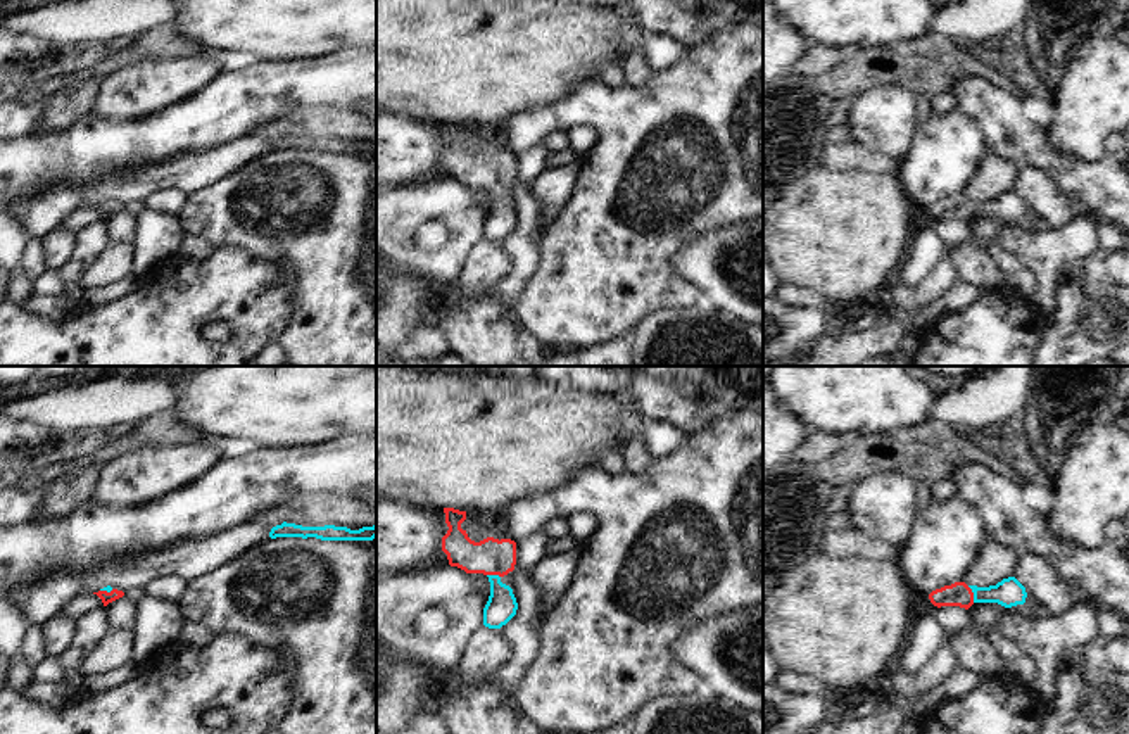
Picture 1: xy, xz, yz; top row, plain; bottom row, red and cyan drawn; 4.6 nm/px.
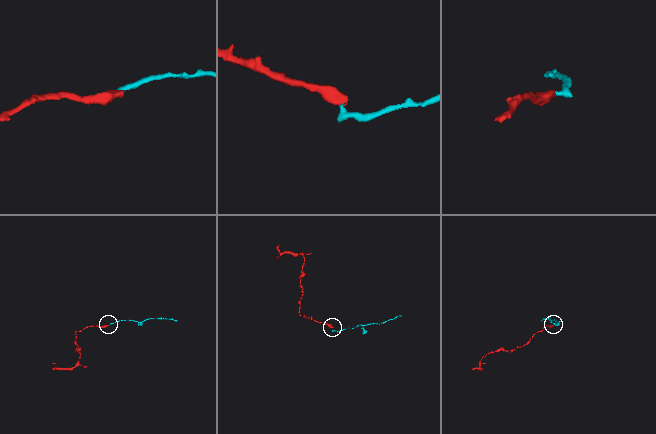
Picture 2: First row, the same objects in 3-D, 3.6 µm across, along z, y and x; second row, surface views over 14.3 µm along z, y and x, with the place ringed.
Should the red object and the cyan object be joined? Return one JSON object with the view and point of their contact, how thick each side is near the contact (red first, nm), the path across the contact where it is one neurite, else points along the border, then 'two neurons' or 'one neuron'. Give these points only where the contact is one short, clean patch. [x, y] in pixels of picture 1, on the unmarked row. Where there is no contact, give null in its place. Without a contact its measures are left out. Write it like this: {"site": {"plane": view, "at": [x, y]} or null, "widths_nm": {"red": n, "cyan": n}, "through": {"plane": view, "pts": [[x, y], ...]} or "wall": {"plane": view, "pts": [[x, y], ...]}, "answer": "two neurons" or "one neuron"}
{"site": {"plane": "yz", "at": [972, 208]}, "widths_nm": {"red": 110, "cyan": 130}, "through": {"plane": "yz", "pts": [[960, 208], [972, 208], [1009, 206]]}, "answer": "one neuron"}

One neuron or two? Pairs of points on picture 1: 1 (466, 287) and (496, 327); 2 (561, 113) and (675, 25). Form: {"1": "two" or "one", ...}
{"1": "two", "2": "two"}

